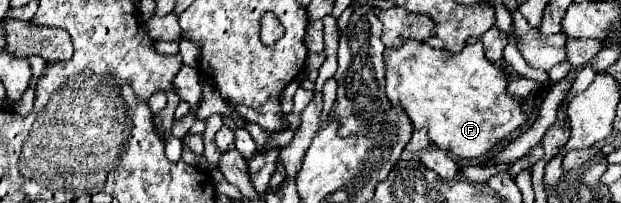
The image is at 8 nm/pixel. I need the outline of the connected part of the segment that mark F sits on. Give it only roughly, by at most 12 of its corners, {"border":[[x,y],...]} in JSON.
{"border":[[482,43],[386,49],[414,129],[478,159],[528,123]]}

